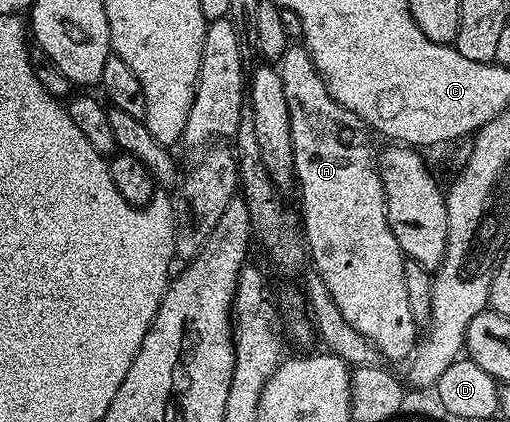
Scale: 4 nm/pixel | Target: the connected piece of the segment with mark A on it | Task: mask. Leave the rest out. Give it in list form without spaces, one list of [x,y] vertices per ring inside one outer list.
[[[287,45],[276,69],[280,80],[284,80],[284,96],[288,96],[290,105],[294,176],[298,198],[302,201],[300,226],[308,243],[313,269],[324,280],[328,292],[332,292],[336,308],[344,312],[344,320],[348,320],[356,332],[364,335],[381,352],[387,363],[398,362],[401,358],[402,361],[409,359],[420,337],[420,328],[412,320],[412,311],[408,305],[408,288],[404,285],[407,261],[388,224],[384,184],[378,175],[375,155],[370,155],[366,146],[349,146],[342,142],[338,135],[338,122],[330,115],[339,113],[340,107],[328,92],[305,45]]]

